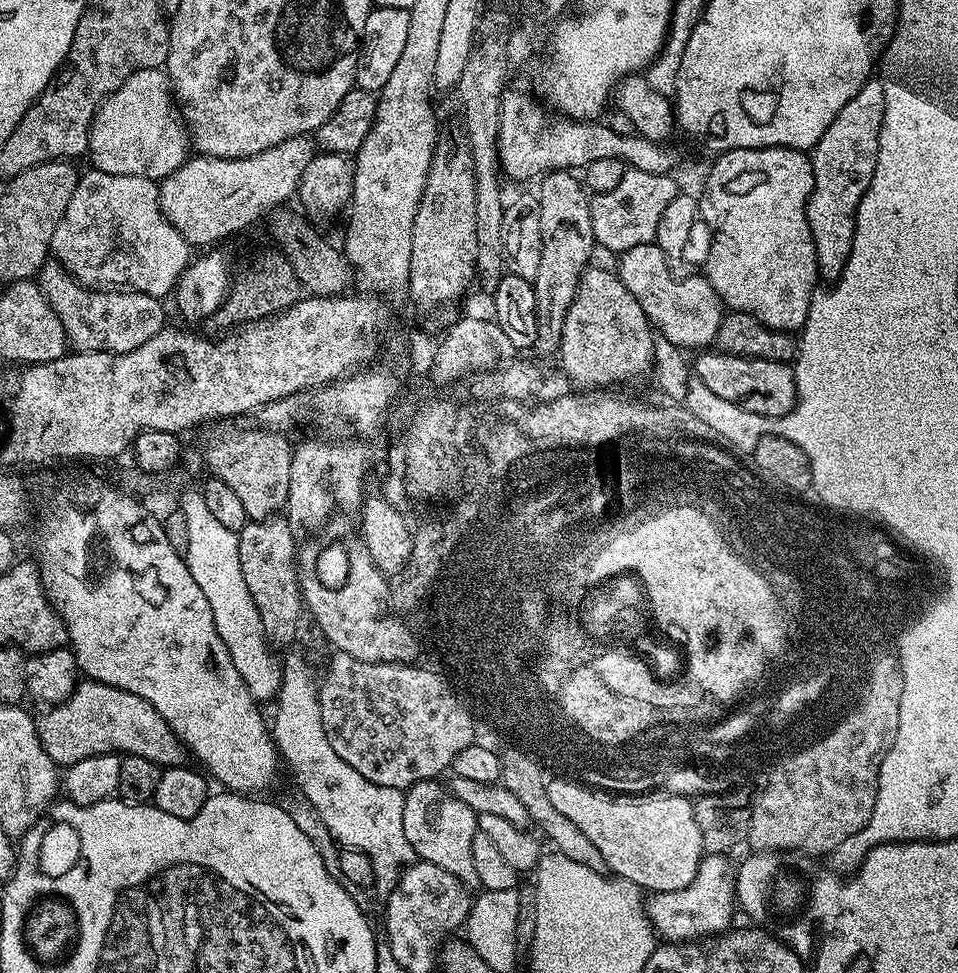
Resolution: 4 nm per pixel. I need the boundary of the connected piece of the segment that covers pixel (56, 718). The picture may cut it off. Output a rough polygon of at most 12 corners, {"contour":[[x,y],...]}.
{"contour":[[81,679],[41,712],[57,766],[109,754],[176,766],[166,718],[138,694]]}

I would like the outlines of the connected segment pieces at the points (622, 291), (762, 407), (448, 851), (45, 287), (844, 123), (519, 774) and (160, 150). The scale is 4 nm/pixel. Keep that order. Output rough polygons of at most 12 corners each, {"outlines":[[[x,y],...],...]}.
{"outlines":[[[589,267],[558,357],[600,382],[653,371],[654,334],[613,269]],[[719,350],[696,360],[697,381],[752,416],[796,406],[787,363]],[[439,779],[404,792],[406,842],[478,885],[478,817]],[[38,283],[76,352],[138,350],[166,326],[157,297],[85,286]],[[870,78],[810,149],[808,225],[821,281],[839,280],[878,162]],[[512,746],[499,783],[570,862],[607,873],[598,846],[558,814],[536,756]],[[139,68],[88,131],[97,172],[157,182],[190,133],[167,71]]]}

